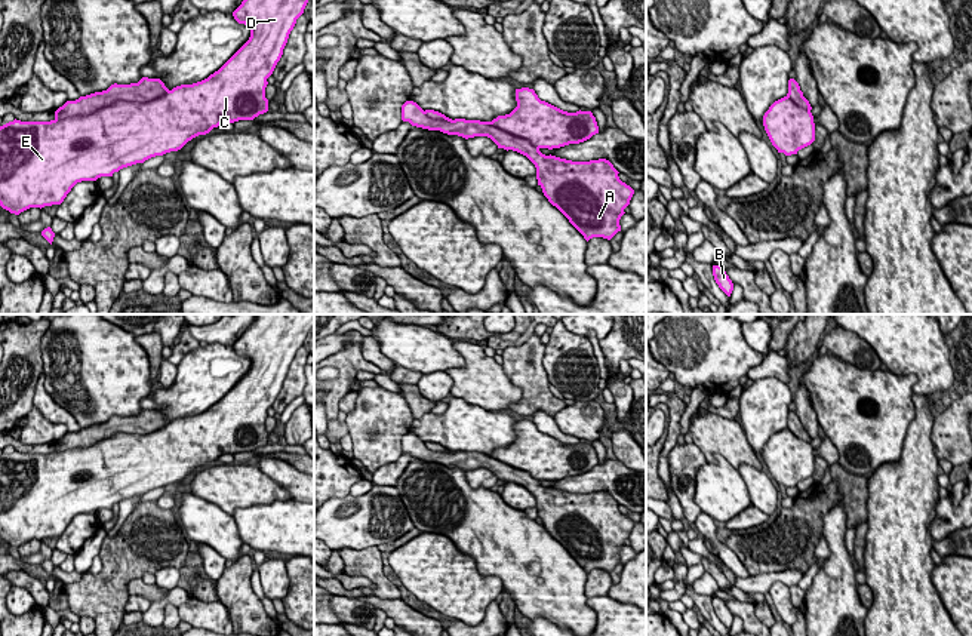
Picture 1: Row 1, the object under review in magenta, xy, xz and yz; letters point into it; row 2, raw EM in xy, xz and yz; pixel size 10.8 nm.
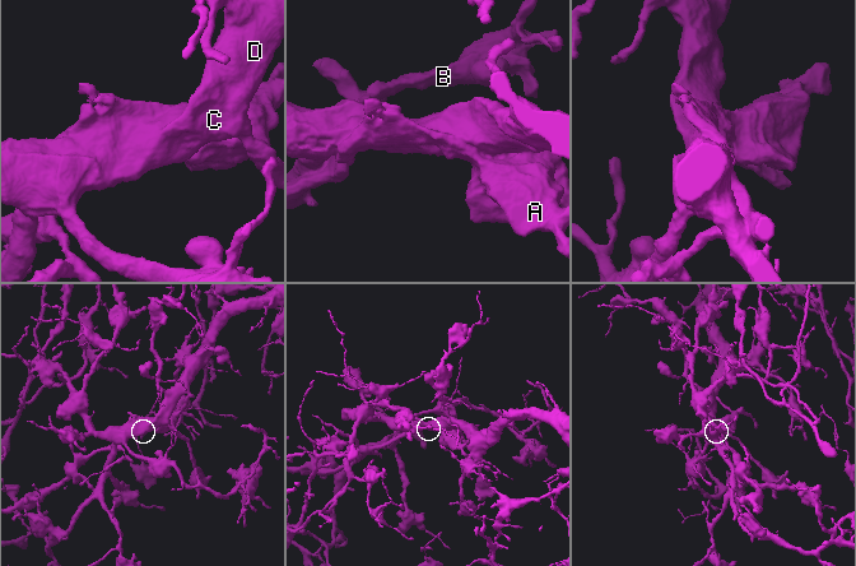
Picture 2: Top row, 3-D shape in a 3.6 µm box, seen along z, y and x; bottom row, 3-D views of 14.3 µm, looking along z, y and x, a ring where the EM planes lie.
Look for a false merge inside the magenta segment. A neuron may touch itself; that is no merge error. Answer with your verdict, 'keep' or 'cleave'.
cleave

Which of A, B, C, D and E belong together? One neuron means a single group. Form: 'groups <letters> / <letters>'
groups A / B C D E

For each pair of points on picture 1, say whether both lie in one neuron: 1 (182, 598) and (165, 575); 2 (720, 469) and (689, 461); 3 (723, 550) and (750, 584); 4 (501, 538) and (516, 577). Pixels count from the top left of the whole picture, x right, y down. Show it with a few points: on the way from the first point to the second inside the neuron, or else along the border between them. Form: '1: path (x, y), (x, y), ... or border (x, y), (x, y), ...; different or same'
1: border (178, 583), (172, 587), (159, 587), (156, 584); different
2: border (706, 461), (697, 470), (694, 498); different
3: border (735, 574), (750, 575); different
4: path (510, 547), (516, 553), (516, 568); same

